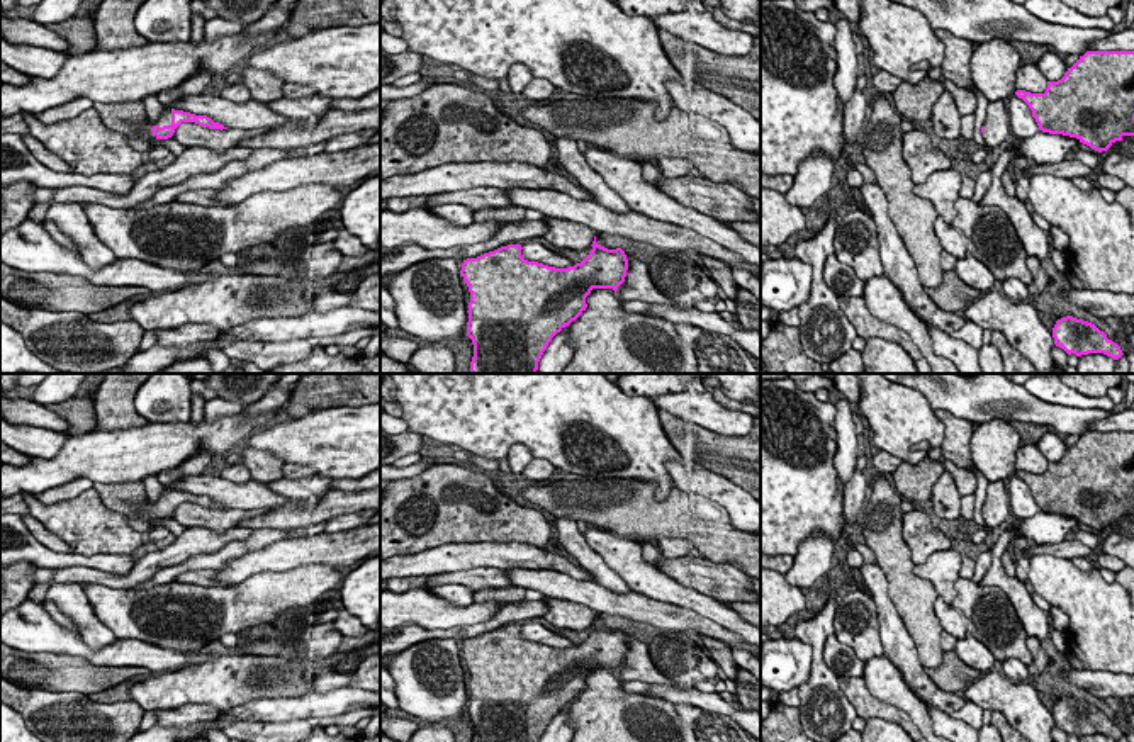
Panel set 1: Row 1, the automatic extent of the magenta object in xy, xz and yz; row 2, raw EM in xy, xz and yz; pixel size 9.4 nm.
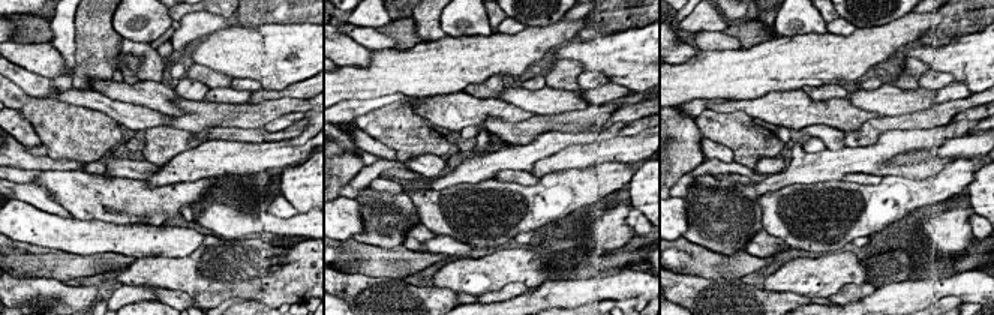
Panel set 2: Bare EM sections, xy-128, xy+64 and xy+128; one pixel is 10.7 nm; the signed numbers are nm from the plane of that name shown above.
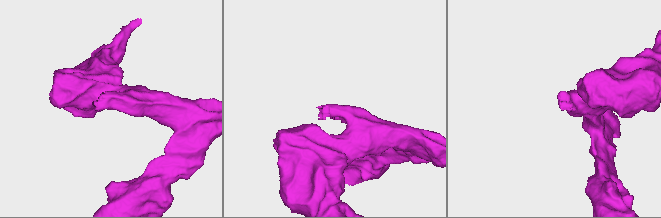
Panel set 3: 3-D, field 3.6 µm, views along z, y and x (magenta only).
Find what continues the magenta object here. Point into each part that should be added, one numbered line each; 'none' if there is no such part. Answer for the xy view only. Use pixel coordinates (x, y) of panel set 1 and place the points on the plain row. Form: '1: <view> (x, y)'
1: xy (165, 500)

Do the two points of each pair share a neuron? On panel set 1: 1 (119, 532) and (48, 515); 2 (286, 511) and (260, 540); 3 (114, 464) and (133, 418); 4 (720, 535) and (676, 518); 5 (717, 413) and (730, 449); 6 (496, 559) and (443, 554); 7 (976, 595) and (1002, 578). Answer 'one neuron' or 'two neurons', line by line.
1: one neuron
2: two neurons
3: two neurons
4: one neuron
5: two neurons
6: one neuron
7: two neurons

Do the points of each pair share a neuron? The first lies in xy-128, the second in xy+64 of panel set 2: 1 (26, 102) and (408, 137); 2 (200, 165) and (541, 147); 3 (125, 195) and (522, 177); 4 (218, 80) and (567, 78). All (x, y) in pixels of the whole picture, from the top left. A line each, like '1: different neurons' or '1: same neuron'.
1: same neuron
2: different neurons
3: different neurons
4: same neuron

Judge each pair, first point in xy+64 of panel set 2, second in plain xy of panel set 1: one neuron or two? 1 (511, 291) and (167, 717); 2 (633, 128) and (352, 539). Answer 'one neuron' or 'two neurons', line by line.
1: one neuron
2: two neurons

